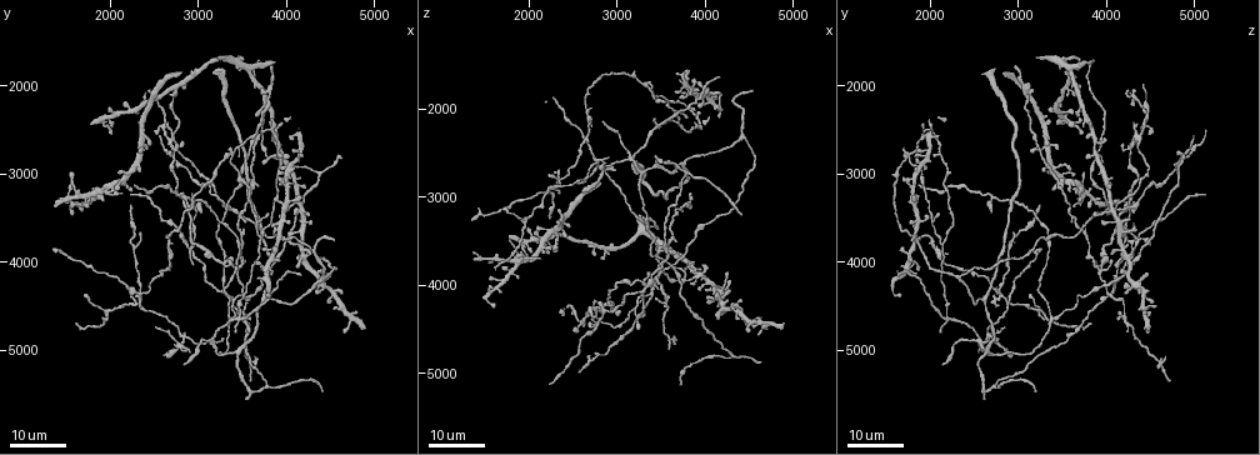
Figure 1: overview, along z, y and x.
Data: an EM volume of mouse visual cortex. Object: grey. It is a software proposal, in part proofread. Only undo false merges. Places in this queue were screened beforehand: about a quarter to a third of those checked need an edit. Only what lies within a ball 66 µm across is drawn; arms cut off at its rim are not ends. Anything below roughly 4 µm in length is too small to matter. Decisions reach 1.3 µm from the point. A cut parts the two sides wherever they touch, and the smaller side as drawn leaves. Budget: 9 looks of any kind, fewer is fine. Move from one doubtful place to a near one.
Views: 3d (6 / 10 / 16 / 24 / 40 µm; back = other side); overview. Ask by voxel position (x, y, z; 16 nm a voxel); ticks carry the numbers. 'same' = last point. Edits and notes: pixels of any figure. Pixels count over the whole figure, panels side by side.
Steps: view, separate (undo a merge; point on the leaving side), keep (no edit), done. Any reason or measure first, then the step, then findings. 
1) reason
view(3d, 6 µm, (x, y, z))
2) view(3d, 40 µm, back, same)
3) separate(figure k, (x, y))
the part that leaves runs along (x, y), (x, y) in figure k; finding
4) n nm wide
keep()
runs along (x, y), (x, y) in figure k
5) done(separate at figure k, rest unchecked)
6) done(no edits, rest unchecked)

view(3d, 16 µm, (3150, 4900, 2550))

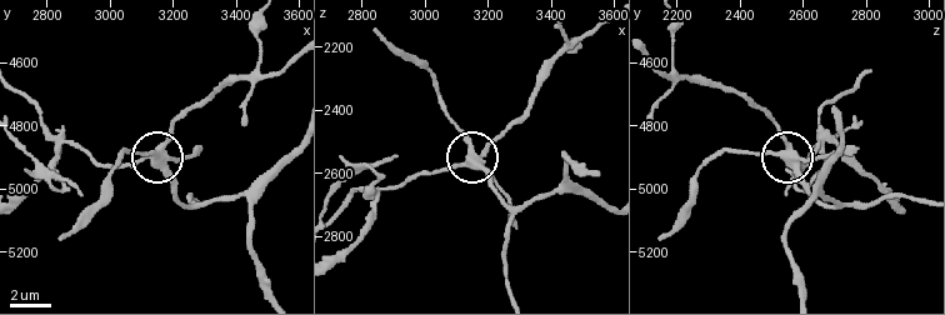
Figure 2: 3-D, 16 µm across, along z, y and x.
closer look
view(3d, 6 µm, (3140, 4890, 2510))

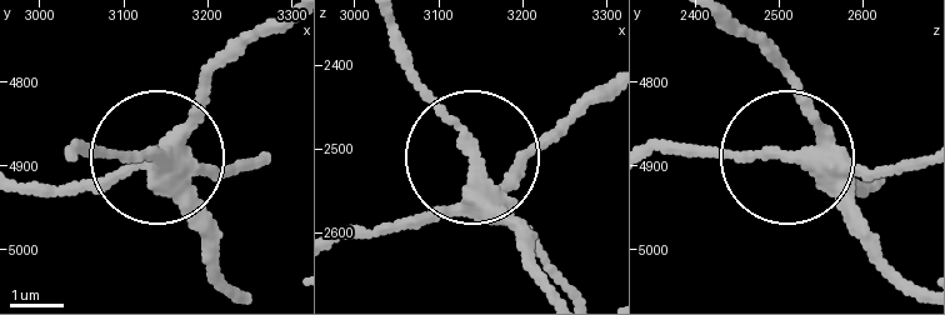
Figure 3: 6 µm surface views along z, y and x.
view(3d, 6 µm, back, (3135, 4890, 2510))

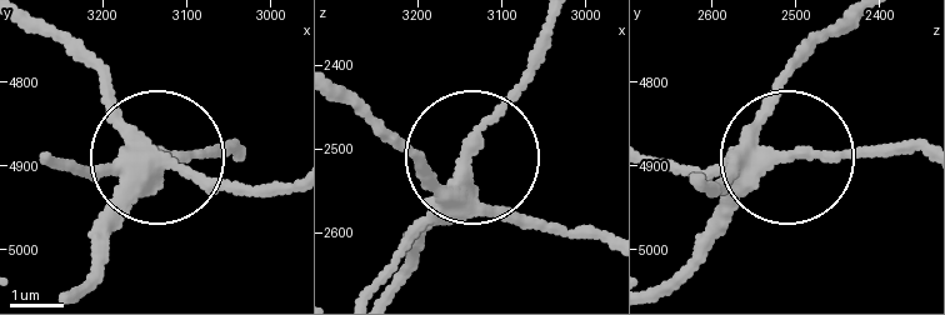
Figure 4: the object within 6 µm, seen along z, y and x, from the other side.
side arm 10 µm
separate(figure 4, (483, 126))
the part that leaves runs along (453, 193), (470, 130), (546, 23) in figure 4; a second neuron is stuck on

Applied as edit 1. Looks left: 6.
view(overview)

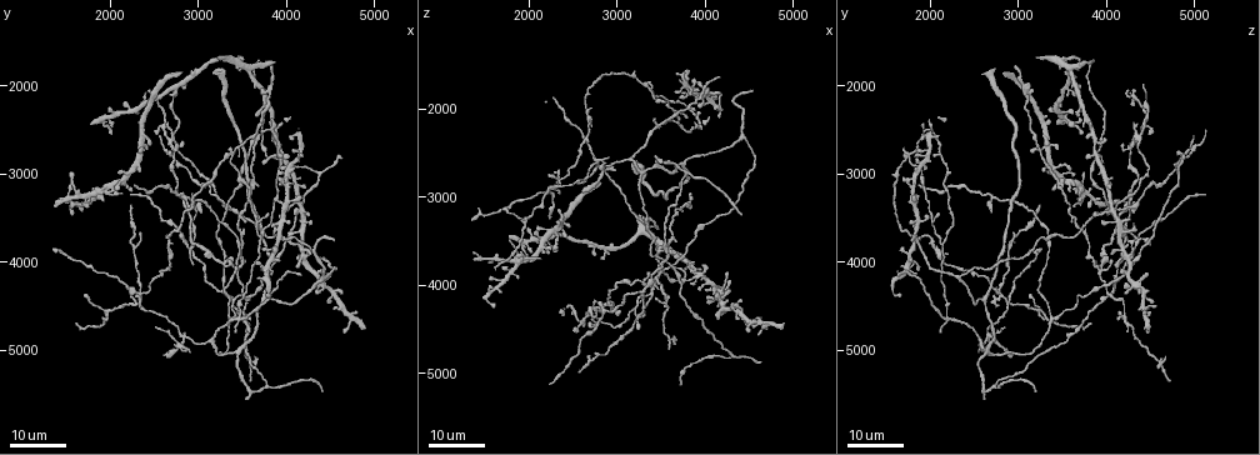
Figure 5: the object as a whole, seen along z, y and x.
a fork
view(3d, 16 µm, (3250, 5050, 2700))

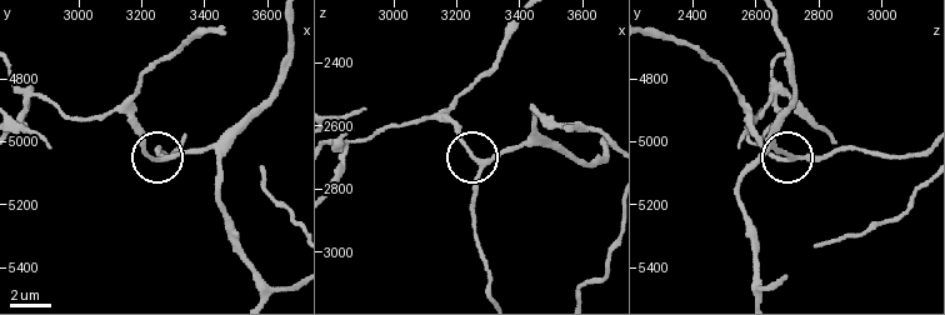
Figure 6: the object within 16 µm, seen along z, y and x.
view(3d, 6 µm, (3280, 5060, 2720))

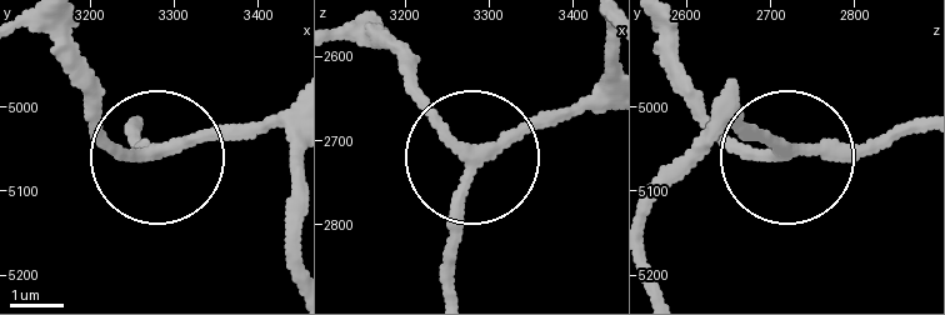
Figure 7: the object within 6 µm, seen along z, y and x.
220 nm wide
keep()
all the same neuron

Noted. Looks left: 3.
view(3d, 24 µm, (2300, 4450, 2900))

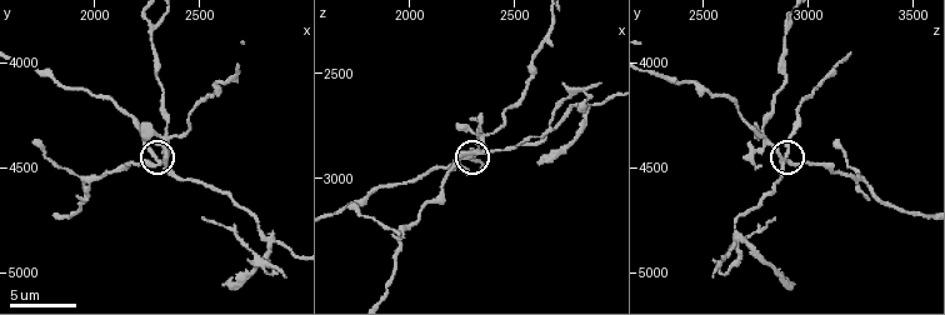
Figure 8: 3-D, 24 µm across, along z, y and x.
zoom in
view(3d, 6 µm, (2320, 4470, 2870))

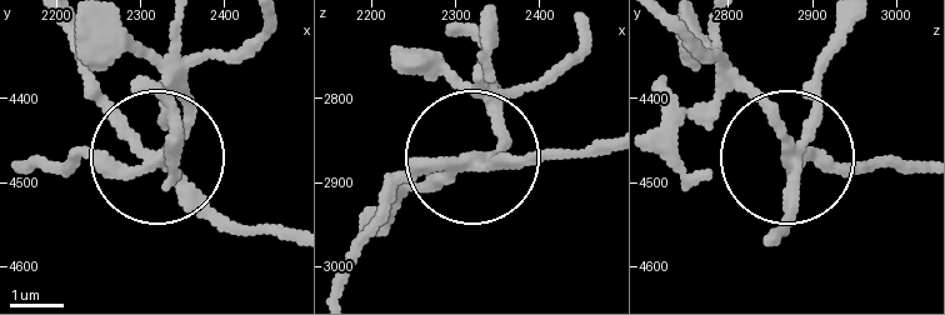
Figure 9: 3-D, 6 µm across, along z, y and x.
separate(figure 9, (179, 96))
the part that leaves runs along (794, 156), (686, 26) in figure 9; two neurons meet here

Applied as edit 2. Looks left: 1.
done(separate at figure 4, separate at figure 9, rest unchecked)

